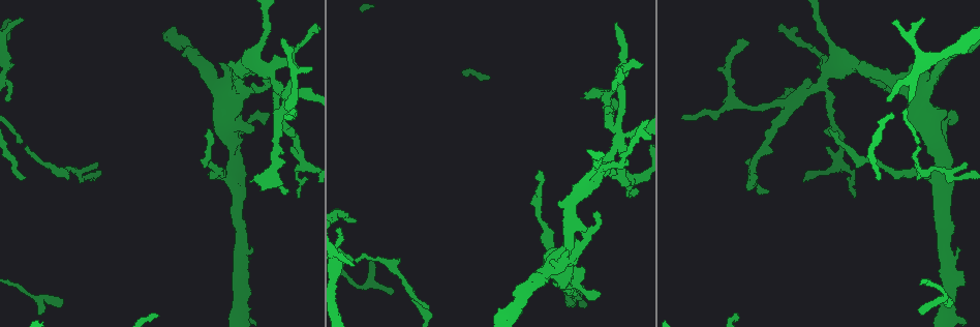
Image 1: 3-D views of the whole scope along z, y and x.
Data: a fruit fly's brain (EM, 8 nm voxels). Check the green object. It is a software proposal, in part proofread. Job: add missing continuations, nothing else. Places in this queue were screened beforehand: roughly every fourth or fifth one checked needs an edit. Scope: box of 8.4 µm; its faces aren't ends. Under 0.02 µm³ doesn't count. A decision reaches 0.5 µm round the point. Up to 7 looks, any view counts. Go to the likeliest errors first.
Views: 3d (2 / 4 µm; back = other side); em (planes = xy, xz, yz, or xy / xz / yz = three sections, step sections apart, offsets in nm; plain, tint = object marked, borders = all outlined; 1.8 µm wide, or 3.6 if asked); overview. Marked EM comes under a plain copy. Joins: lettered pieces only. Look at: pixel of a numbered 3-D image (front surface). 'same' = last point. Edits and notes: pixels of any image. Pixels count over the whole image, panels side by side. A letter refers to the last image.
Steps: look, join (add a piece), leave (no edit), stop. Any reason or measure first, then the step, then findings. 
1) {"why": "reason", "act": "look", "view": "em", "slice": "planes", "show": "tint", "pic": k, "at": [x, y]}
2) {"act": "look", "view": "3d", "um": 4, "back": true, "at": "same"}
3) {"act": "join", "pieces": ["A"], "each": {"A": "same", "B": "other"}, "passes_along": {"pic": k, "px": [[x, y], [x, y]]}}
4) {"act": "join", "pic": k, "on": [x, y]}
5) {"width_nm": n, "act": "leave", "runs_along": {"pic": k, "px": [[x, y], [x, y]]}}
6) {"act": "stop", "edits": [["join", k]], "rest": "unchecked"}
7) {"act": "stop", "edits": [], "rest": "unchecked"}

{"why": "branch stops here", "act": "look", "view": "3d", "um": 4, "pic": 1, "at": [615, 25]}

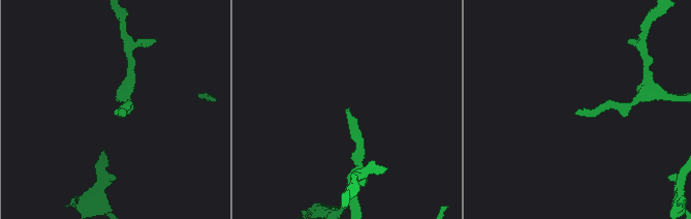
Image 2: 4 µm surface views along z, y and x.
{"why": "shape alone is not enough", "act": "look", "view": "em", "slice": "planes", "show": "tint", "pic": 2, "at": [118, 114]}

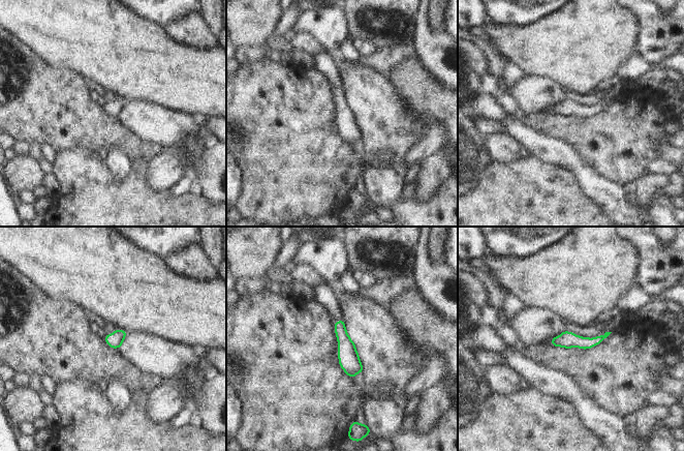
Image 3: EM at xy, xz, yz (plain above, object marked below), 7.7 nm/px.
{"why": "what lies round it", "act": "look", "view": "em", "slice": "planes", "show": "borders", "at": "same"}

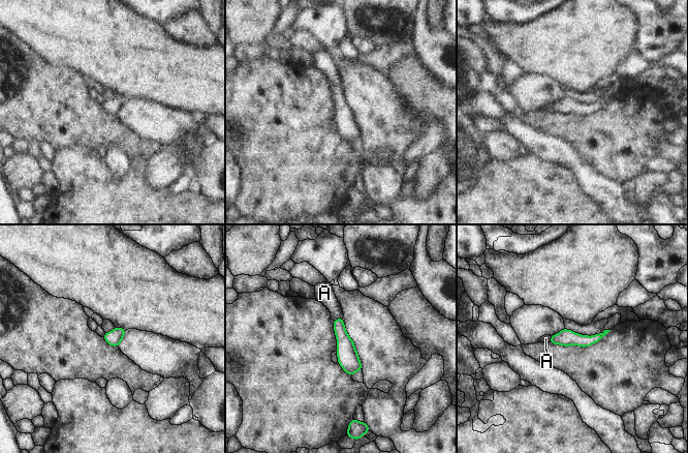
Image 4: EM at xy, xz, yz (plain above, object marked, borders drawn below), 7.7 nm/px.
{"width_nm": 120, "act": "join", "pieces": ["A"], "each": {"A": "same"}, "found": "the neuron continues"}

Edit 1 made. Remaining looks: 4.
{"act": "look", "view": "overview"}

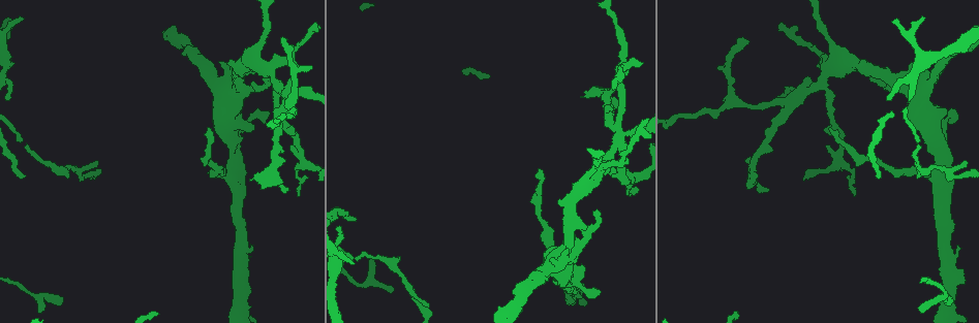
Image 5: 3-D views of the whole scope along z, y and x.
{"why": "free end", "act": "look", "view": "em", "slice": "planes", "show": "tint", "pic": 5, "at": [262, 123]}

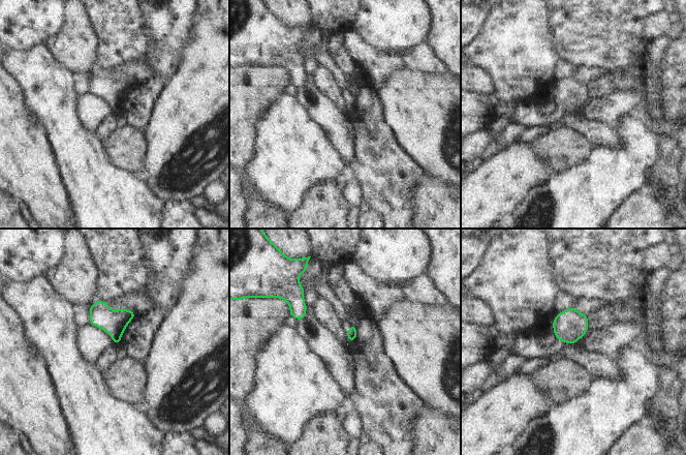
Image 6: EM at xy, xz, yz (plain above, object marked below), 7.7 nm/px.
{"why": "what lies round it", "act": "look", "view": "em", "slice": "planes", "show": "borders", "at": "same"}

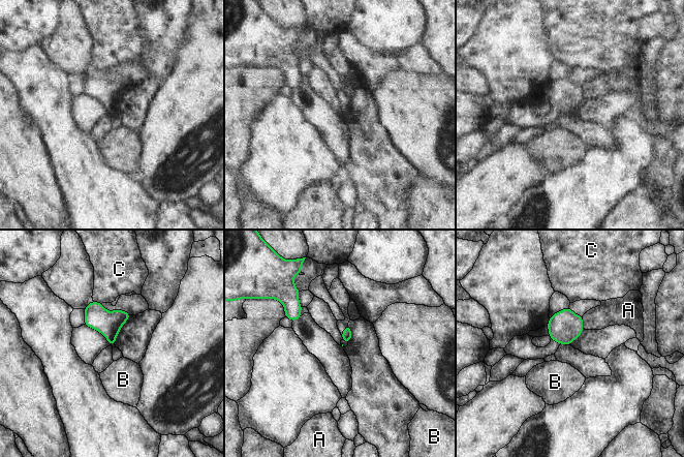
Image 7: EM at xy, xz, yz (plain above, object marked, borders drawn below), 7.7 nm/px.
{"act": "leave", "each": {"A": "other", "B": "other", "C": "other"}, "border": {"pic": 7, "px": [[582, 317], [582, 326], [584, 328]]}, "found": "none of them fits"}

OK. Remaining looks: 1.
{"why": "branch stops here", "act": "look", "view": "em", "slice": "planes", "show": "borders", "pic": 5, "at": [613, 86]}

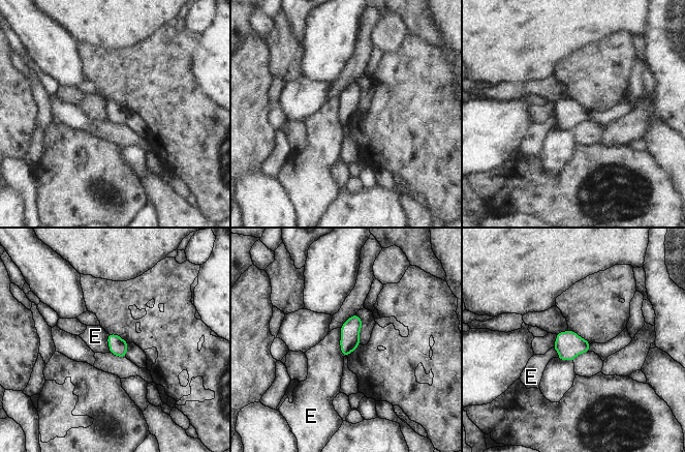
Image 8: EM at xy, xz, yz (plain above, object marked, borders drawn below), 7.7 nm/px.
{"act": "leave", "each": {"E": "other"}, "border": {"pic": 8, "px": [[340, 328], [340, 351], [345, 356]]}, "found": "no lettered piece goes on from it"}

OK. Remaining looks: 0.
{"act": "stop", "edits": [["join", 4]], "rest": "unchecked"}

